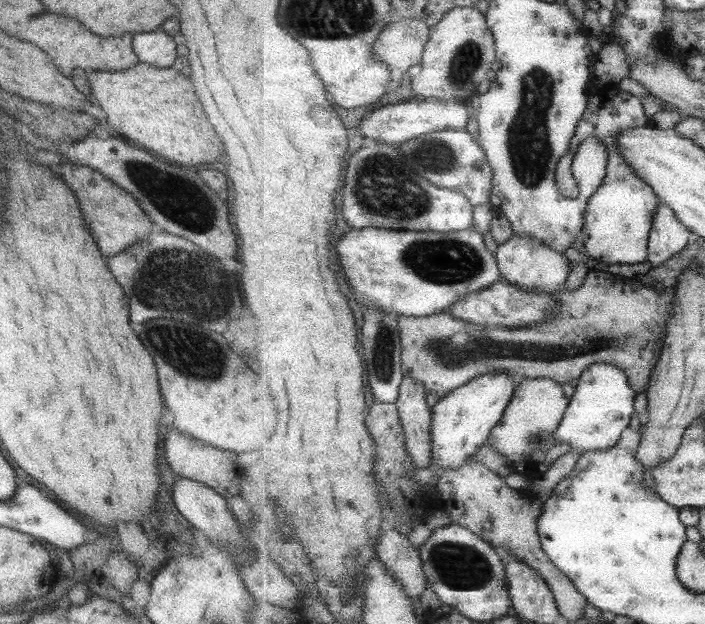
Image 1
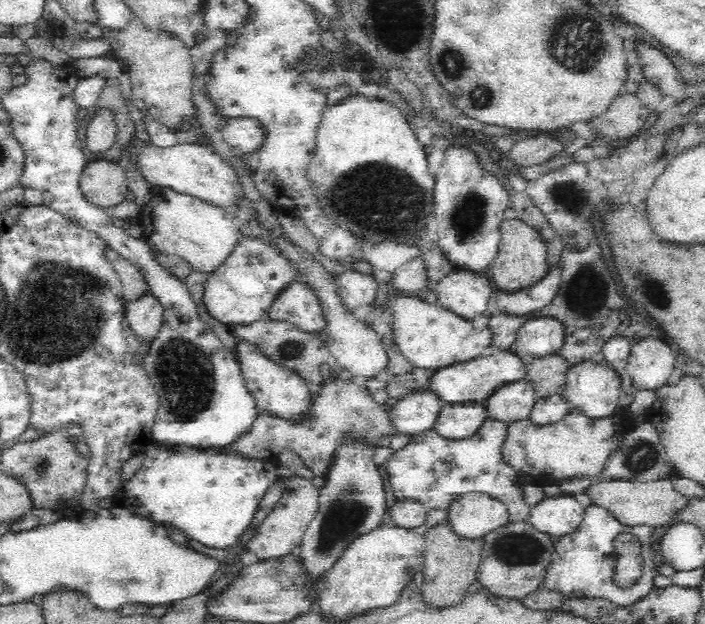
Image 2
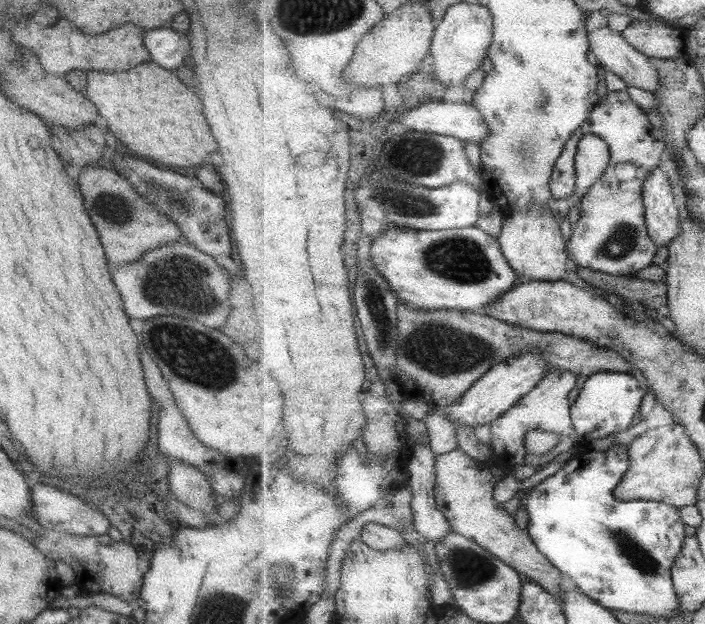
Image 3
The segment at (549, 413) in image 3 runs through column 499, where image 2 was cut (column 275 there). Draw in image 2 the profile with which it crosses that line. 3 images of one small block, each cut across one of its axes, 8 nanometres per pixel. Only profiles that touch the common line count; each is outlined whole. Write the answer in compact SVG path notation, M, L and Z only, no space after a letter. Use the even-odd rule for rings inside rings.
M328 364L320 365L324 388L314 397L310 416L301 423L278 419L270 413L261 412L254 420L252 428L242 435L235 443L223 447L226 453L239 453L252 459L265 459L279 456L285 449L298 455L303 464L315 476L323 476L330 467L334 457L338 440L344 432L351 432L353 436L363 434L363 438L370 444L377 444L380 436L392 436L398 433L391 421L388 409L377 404L366 387L356 386L350 380L333 380Z

